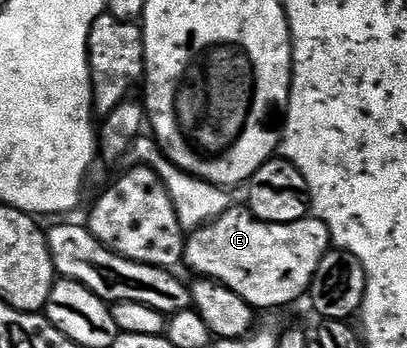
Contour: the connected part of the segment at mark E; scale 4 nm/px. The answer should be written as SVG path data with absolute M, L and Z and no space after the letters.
M238 205L205 223L192 232L185 241L184 266L189 266L194 276L203 279L214 279L231 289L231 293L239 293L243 301L250 303L258 312L269 311L272 307L285 307L297 298L304 296L309 290L315 269L319 269L319 261L331 250L331 240L327 225L316 217L306 217L290 223L265 223L256 219L244 206Z

